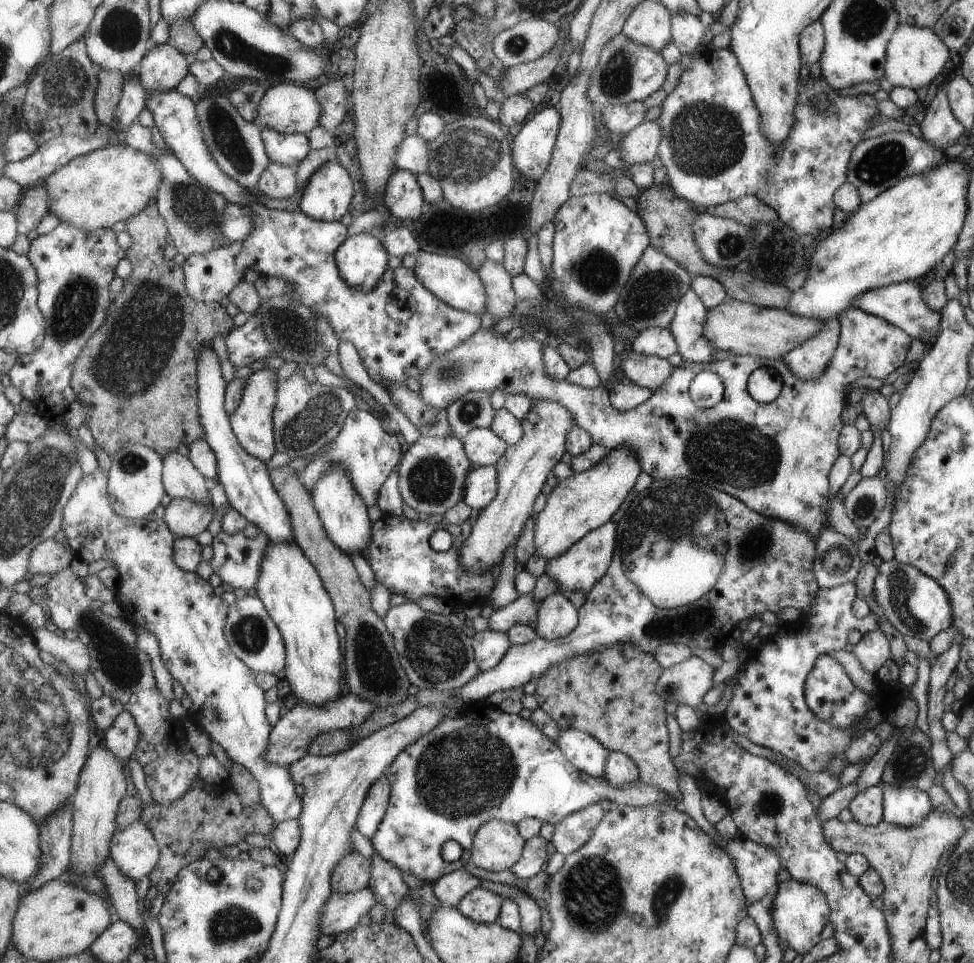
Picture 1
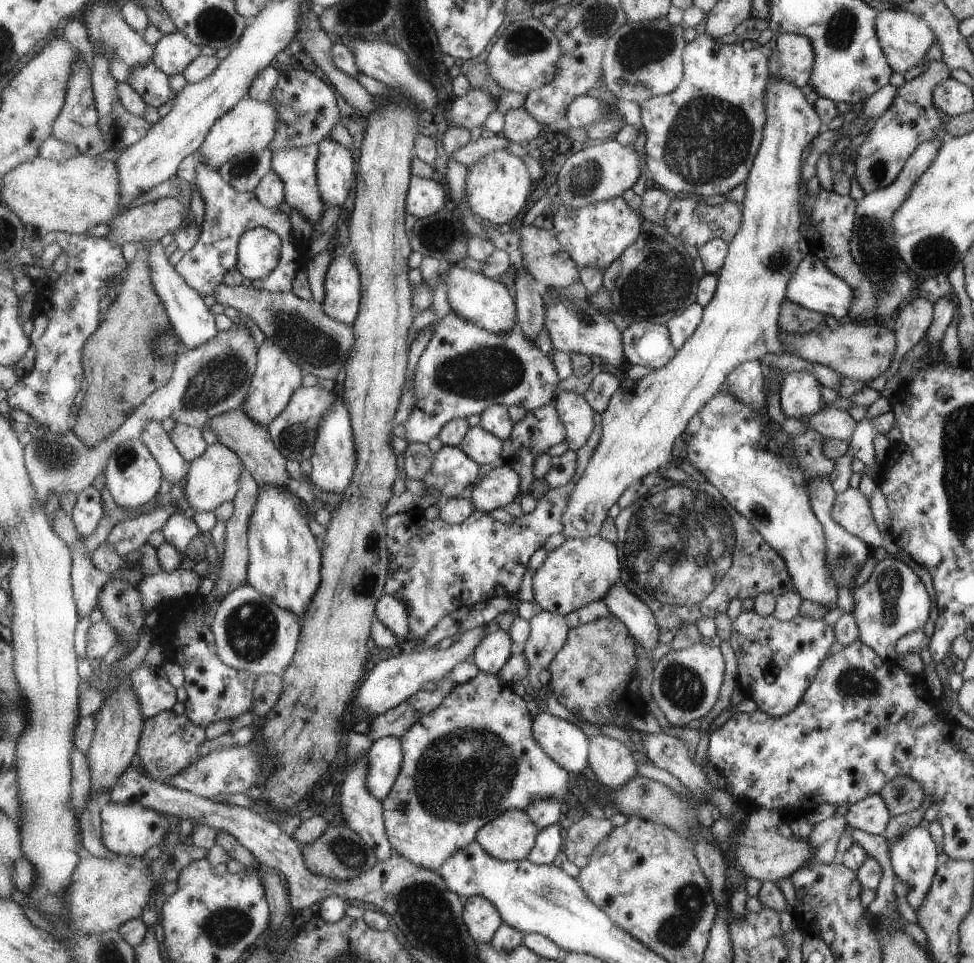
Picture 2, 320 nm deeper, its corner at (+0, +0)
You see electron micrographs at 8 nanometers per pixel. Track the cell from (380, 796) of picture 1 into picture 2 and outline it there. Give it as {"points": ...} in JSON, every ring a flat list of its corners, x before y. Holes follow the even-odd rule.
{"points":[[386,736,376,740,368,752,370,756,367,782,370,791,385,800,398,779,404,761,402,740,396,736]]}

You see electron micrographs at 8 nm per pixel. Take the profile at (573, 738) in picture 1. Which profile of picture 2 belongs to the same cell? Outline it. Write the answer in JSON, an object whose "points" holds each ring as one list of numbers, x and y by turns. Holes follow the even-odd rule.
{"points":[[545,711,535,716,533,723,533,732,537,742,545,749,545,752,565,767,569,772,578,773,590,766,590,744,591,737,588,737,579,726,575,726,573,722,568,722,563,718,559,718]]}

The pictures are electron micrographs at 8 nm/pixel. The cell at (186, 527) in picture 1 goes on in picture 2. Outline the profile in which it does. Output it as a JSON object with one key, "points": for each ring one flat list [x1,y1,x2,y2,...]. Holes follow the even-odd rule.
{"points":[[220,441,210,444,202,455,190,463,184,489,189,506,195,512,209,512,219,508,224,502,233,501,241,488,240,478,244,470,244,462,236,451]]}

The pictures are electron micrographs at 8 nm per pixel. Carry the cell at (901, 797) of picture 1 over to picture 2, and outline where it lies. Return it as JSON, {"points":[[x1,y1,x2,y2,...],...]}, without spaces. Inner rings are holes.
{"points":[[923,823,900,834,895,842,889,845,888,851,894,876,897,876,901,882,905,882,905,886,907,886,905,900,913,910,919,909,931,888,932,878,937,870,937,866,935,866,937,850,935,850,935,844,931,840,926,825]]}

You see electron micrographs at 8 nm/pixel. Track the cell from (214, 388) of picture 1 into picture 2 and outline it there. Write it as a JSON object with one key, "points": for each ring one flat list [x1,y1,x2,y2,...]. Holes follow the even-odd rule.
{"points":[[160,241,150,245,150,266,153,284,167,307,171,326,184,342,186,350,197,348,220,333,215,324,215,315,211,314,209,306,203,300,203,295,185,280,176,265,173,266,169,262,169,257,165,254,165,246]]}

